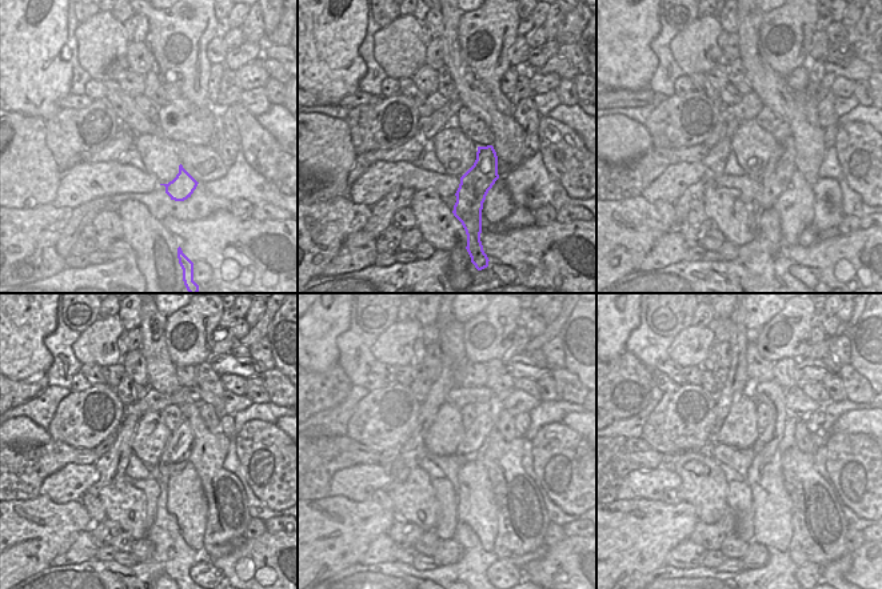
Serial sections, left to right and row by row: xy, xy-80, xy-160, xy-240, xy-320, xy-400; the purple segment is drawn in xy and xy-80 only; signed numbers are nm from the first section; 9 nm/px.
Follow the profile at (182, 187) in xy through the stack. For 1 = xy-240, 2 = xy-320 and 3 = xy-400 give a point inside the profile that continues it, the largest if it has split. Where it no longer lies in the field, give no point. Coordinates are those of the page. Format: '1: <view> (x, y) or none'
1: xy-240 (175, 456)
2: xy-320 (475, 439)
3: xy-400 (774, 395)

